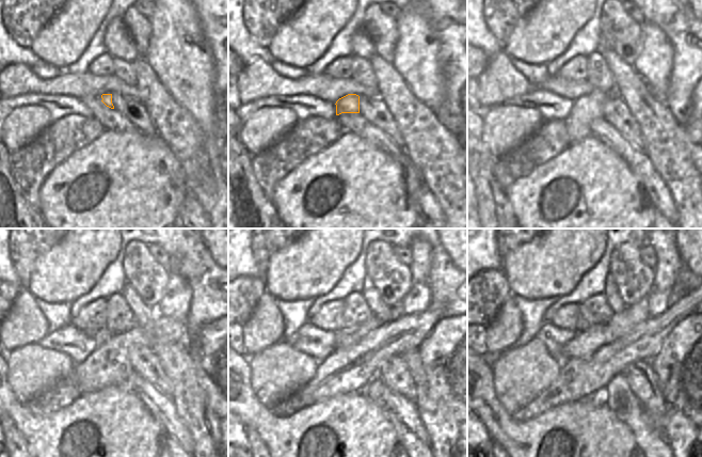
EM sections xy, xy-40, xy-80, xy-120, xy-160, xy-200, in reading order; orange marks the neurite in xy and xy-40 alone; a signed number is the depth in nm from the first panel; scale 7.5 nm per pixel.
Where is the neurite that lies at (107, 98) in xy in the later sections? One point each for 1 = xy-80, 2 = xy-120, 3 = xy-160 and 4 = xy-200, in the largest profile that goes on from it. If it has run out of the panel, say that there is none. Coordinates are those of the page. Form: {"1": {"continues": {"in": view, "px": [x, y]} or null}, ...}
{"1": {"continues": {"in": "xy-80", "px": [587, 108]}}, "2": {"continues": {"in": "xy-120", "px": [109, 364]}}, "3": {"continues": {"in": "xy-160", "px": [348, 369]}}, "4": {"continues": {"in": "xy-200", "px": [578, 379]}}}

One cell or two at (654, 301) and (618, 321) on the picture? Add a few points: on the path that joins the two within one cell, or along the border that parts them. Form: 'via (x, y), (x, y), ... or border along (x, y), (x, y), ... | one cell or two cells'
border along (647, 297), (647, 310), (650, 315) | two cells

